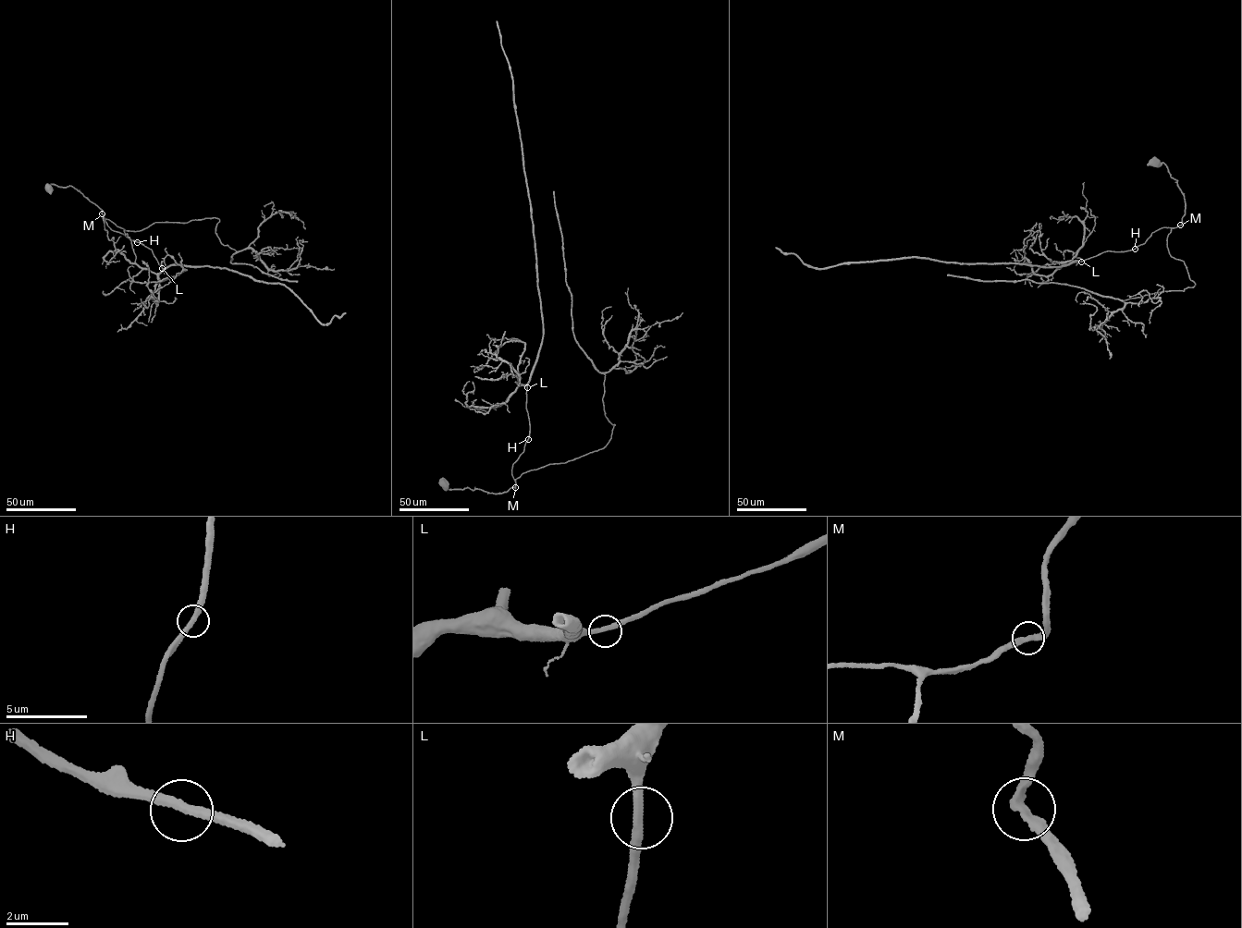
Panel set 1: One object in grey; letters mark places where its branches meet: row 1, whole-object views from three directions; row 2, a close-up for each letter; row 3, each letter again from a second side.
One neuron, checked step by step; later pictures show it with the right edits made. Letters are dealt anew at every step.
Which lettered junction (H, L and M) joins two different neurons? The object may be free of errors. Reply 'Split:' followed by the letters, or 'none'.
Split: none

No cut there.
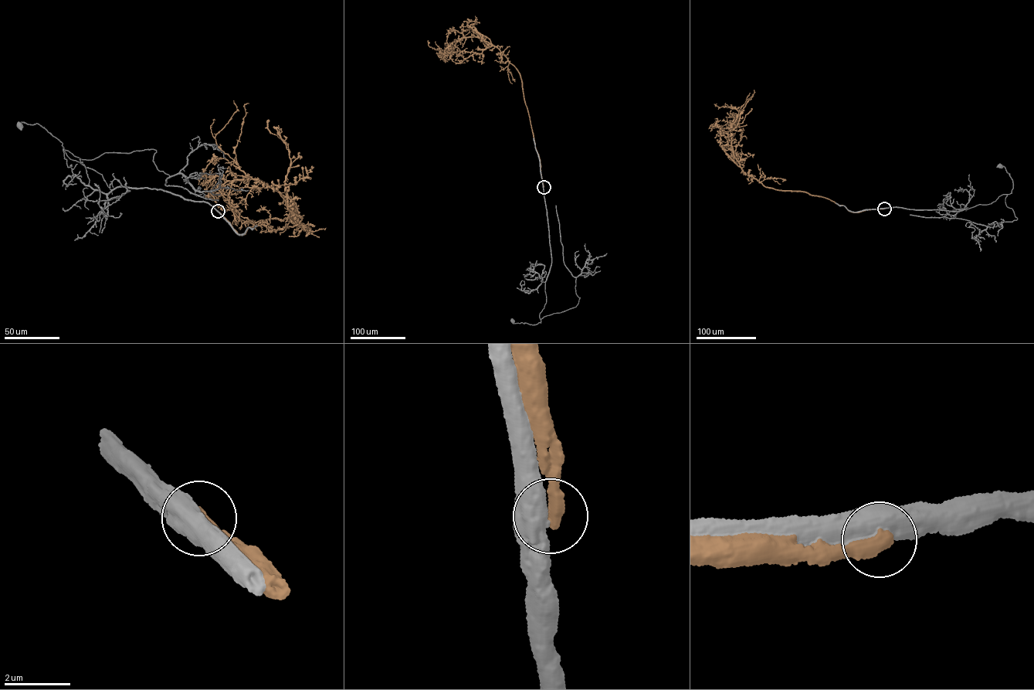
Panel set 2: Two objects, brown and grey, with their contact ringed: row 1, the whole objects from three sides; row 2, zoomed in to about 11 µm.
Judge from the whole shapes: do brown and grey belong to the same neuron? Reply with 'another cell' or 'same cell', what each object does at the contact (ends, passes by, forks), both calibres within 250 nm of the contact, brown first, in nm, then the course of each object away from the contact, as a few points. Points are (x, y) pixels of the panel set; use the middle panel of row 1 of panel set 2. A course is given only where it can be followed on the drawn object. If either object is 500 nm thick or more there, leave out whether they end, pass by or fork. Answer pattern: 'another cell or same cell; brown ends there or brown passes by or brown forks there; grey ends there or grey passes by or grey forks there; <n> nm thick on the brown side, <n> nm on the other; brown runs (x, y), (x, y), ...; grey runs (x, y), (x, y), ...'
another cell; 480 nm thick on the brown side, 600 nm on the other; brown runs (544, 187), (540, 158), (516, 68), (496, 47), (476, 37), (459, 39), (441, 54), (447, 47), (444, 46); grey runs (543, 187), (551, 258), (545, 282), (546, 302), (540, 313), (540, 322), (533, 324), (513, 323), (512, 321)

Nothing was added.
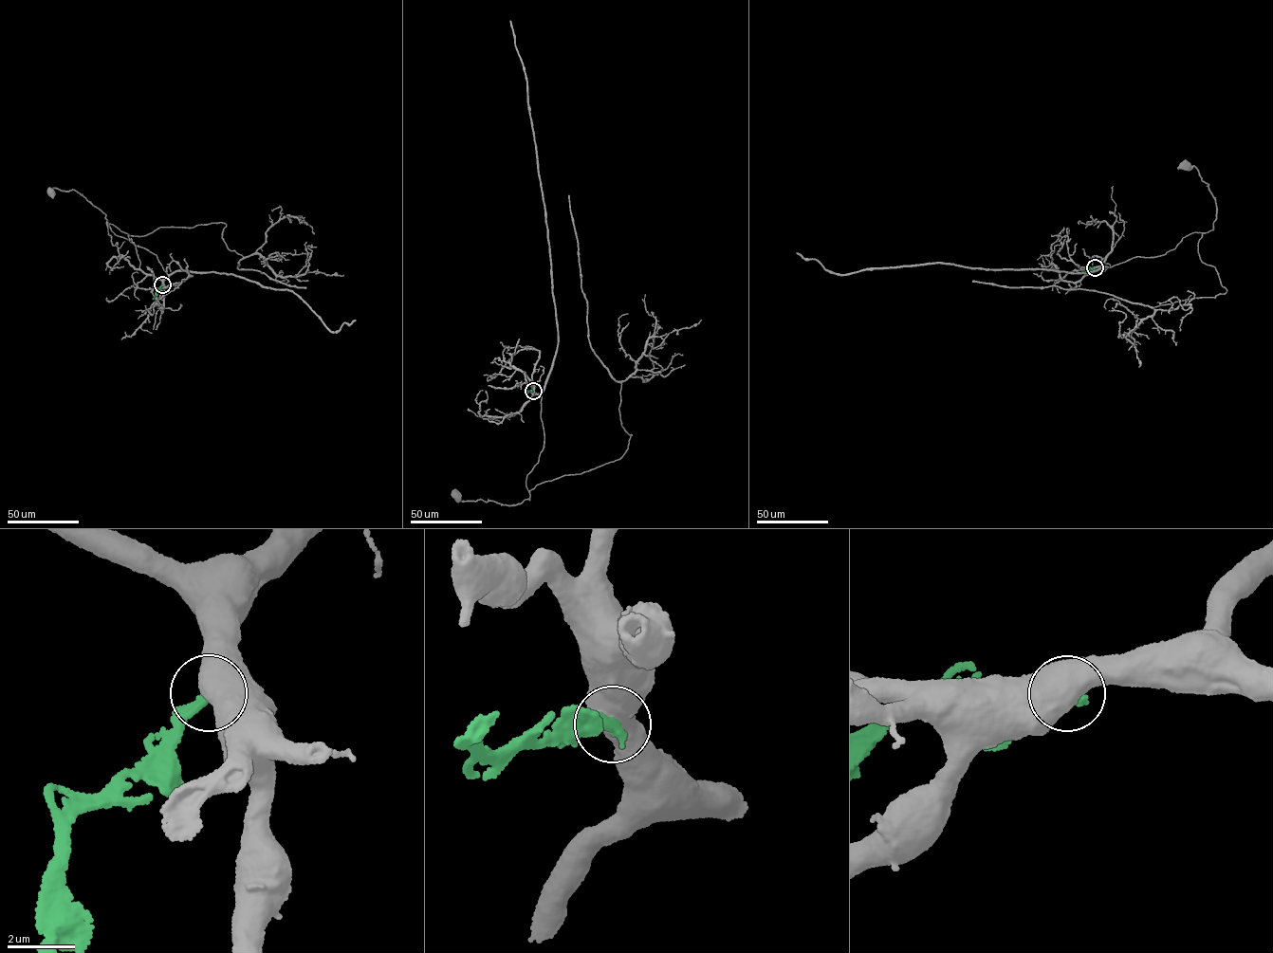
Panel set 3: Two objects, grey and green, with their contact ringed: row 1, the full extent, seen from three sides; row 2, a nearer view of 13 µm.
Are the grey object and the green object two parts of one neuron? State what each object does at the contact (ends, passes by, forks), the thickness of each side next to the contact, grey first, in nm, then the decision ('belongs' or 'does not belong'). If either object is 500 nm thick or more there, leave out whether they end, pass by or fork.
700 nm thick on the grey side, 380 nm on the other; does not belong

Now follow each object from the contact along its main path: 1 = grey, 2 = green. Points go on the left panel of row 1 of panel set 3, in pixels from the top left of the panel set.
1: (162, 284), (168, 275), (156, 255), (115, 234), (108, 226), (106, 214), (75, 191), (52, 188), (50, 192)
2: (162, 284), (153, 299)

